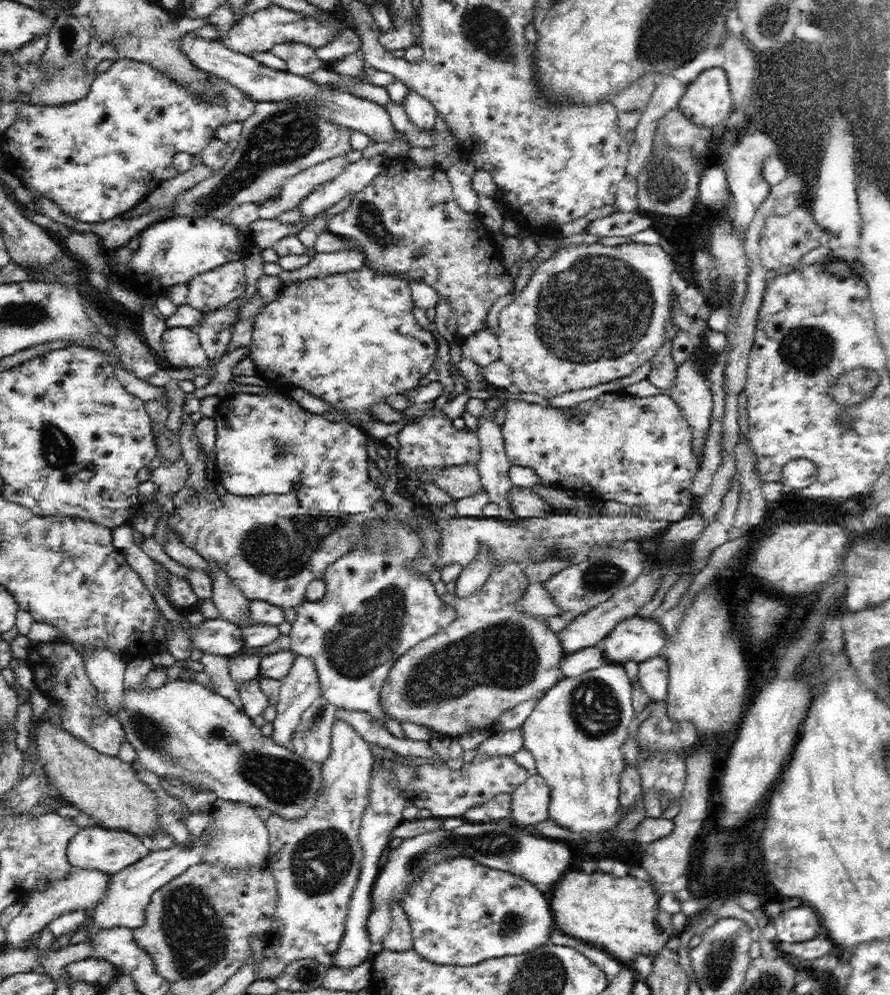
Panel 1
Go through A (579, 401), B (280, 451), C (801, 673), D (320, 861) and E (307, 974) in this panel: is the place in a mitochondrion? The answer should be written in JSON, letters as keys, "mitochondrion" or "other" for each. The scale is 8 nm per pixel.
{"A":"other","B":"mitochondrion","C":"other","D":"mitochondrion","E":"mitochondrion"}

